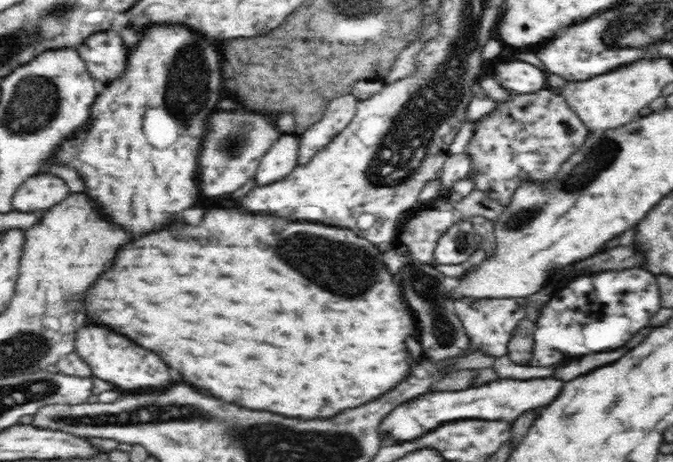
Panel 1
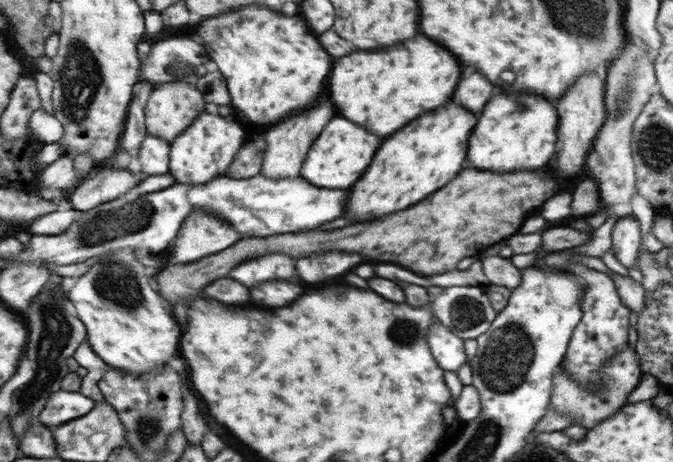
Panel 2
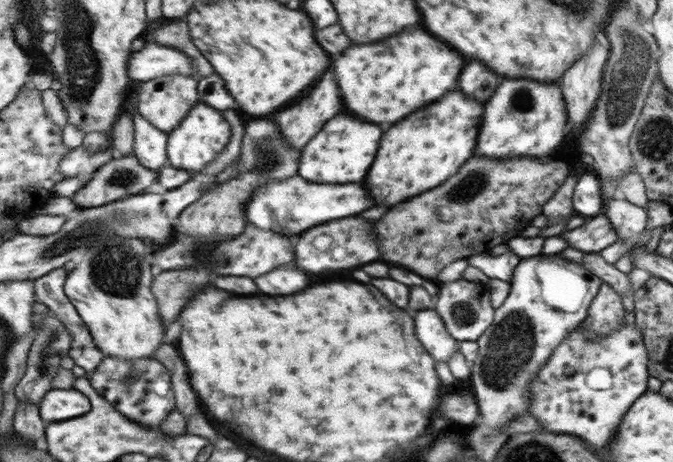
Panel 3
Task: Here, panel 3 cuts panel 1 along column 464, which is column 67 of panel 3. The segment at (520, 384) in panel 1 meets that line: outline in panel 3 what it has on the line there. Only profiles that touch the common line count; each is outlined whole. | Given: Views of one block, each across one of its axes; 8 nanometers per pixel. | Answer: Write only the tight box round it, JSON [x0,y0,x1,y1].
[41,390,91,424]

